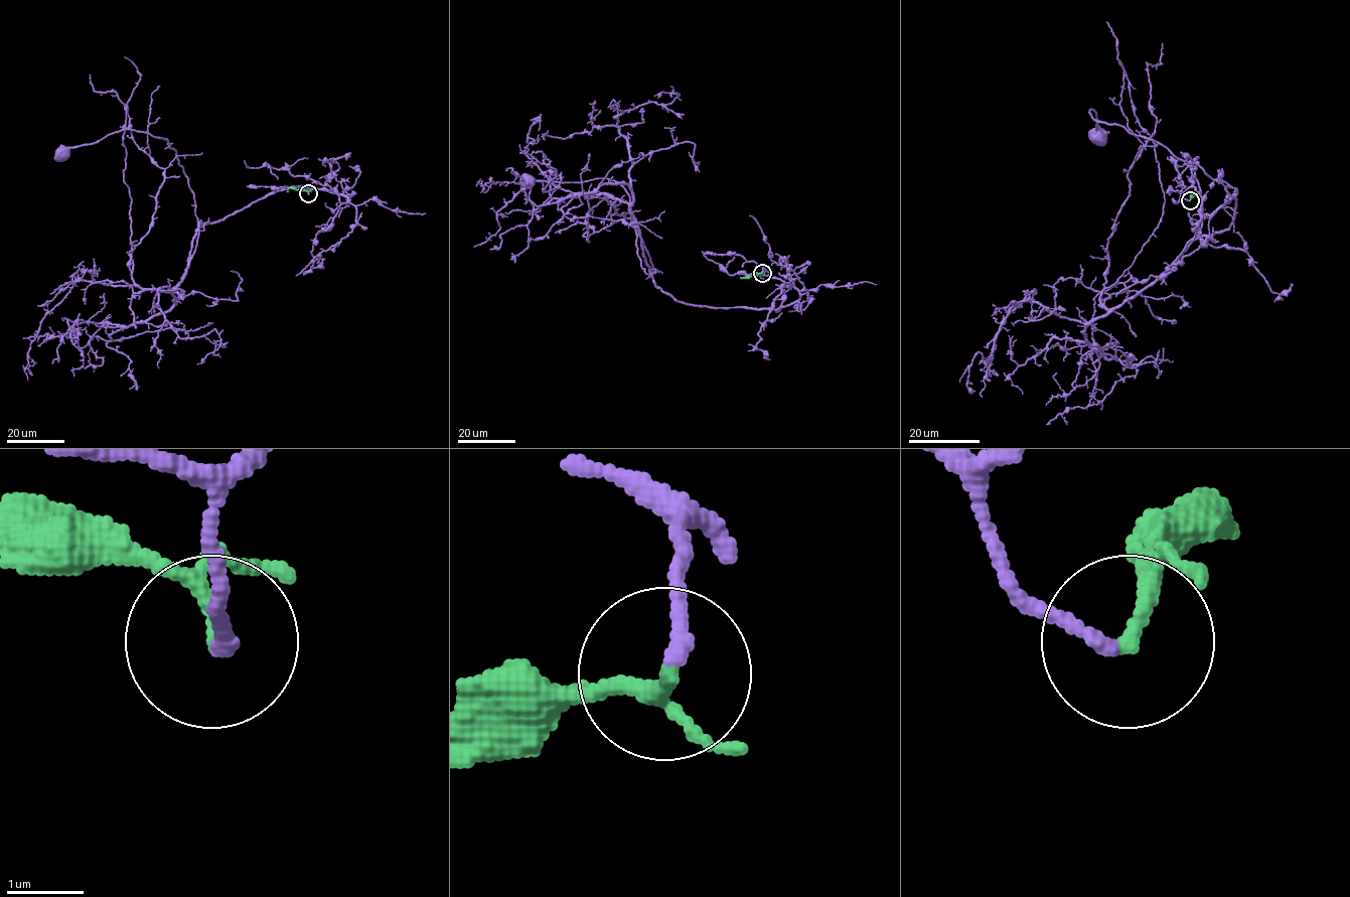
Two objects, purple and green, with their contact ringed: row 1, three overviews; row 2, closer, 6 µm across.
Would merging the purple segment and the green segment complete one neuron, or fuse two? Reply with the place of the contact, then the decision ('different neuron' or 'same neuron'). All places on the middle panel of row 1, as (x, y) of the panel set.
at (762, 273); same neuron

